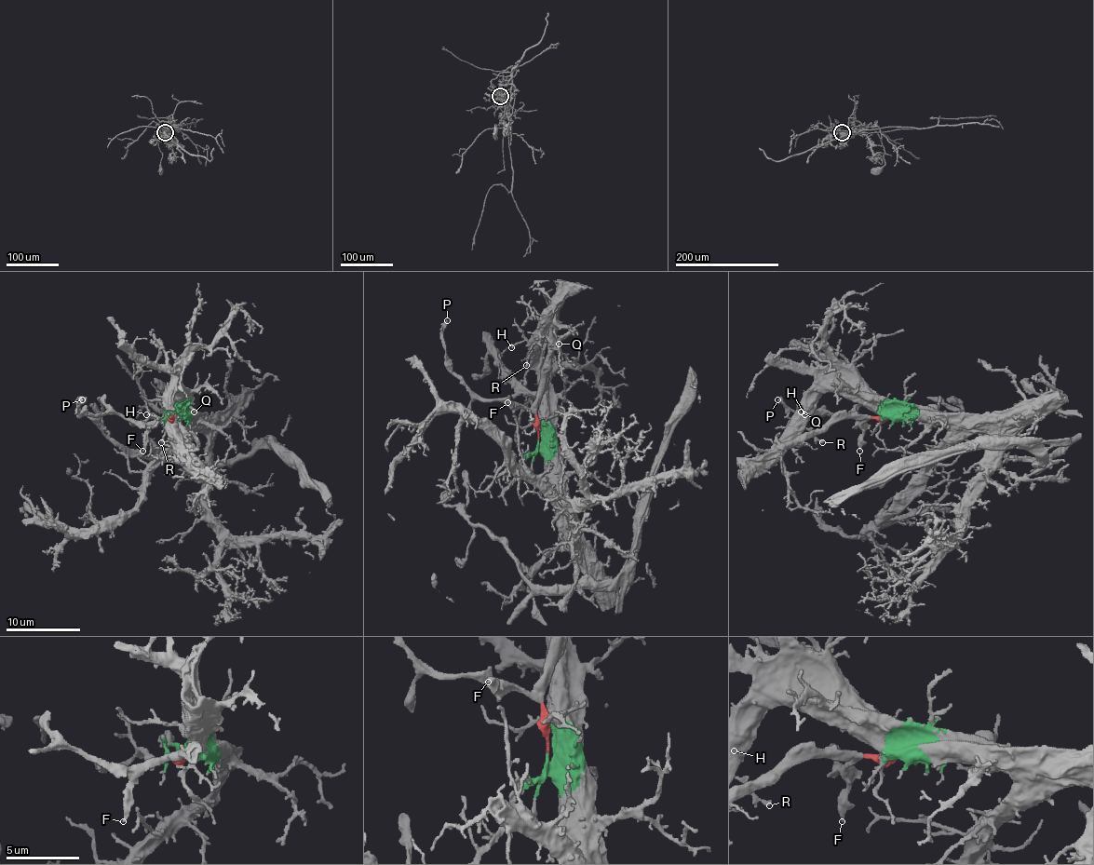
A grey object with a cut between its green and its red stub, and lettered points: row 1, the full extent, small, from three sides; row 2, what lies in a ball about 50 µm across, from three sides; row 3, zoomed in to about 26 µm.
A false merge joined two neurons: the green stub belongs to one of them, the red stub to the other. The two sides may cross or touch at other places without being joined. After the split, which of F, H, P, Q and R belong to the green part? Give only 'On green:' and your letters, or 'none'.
On green: H, Q, R

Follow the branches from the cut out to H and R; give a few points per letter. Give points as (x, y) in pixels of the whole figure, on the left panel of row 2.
H: (172, 414), (176, 411), (176, 392), (165, 405), (161, 418), (146, 414)
R: (172, 414), (176, 411), (178, 396), (174, 392), (170, 398), (168, 425), (161, 442)

